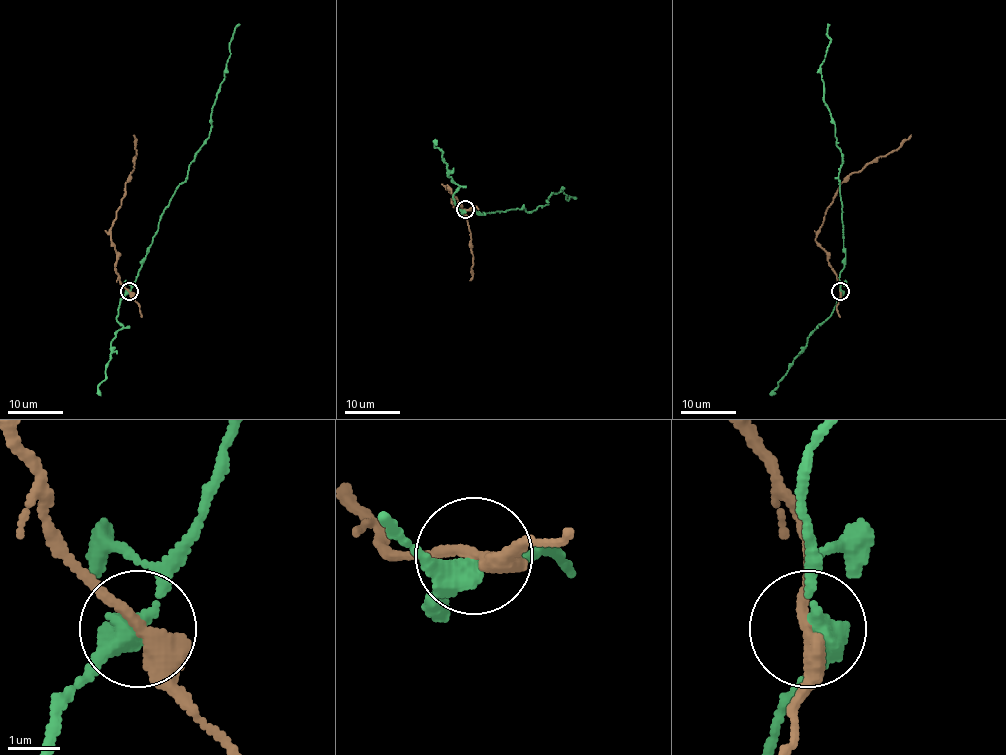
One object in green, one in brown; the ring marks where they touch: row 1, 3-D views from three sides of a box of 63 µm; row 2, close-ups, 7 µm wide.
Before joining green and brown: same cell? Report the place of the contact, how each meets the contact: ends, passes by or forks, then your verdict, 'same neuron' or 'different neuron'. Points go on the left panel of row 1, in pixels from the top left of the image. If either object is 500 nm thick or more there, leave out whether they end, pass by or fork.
place (129, 291); green passes by; brown passes by; different neuron

